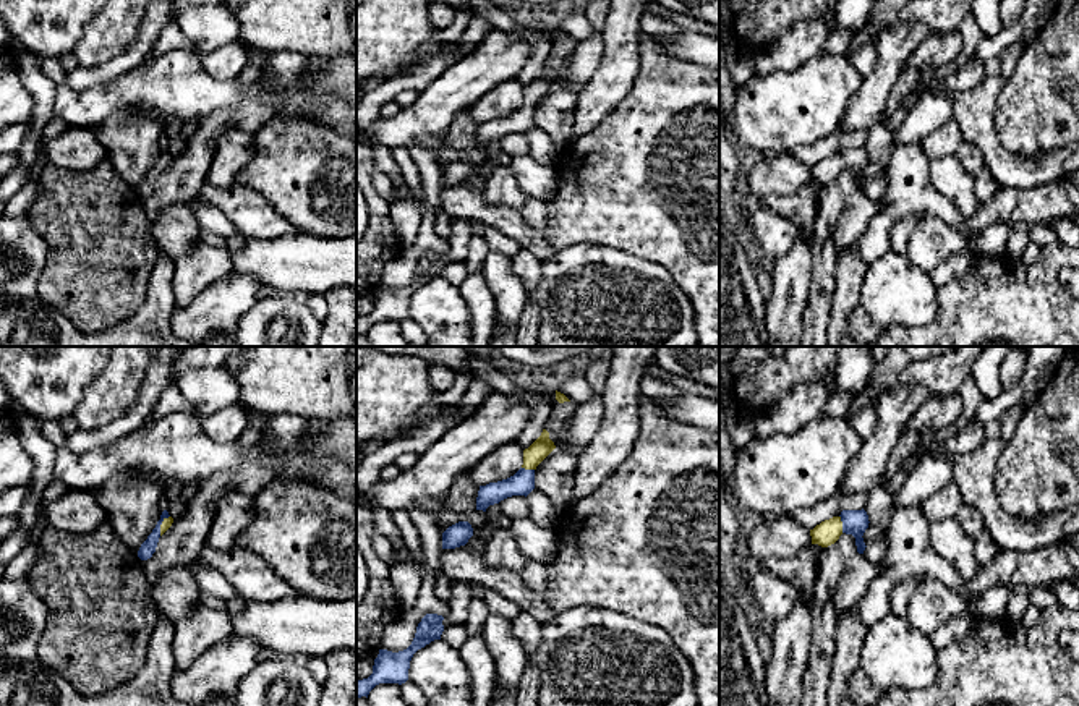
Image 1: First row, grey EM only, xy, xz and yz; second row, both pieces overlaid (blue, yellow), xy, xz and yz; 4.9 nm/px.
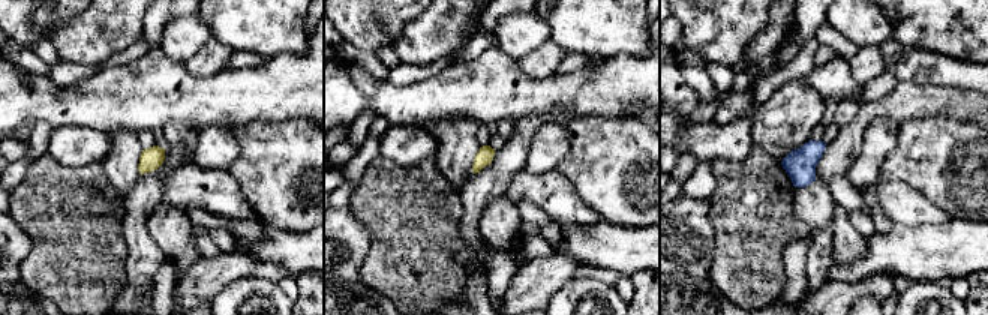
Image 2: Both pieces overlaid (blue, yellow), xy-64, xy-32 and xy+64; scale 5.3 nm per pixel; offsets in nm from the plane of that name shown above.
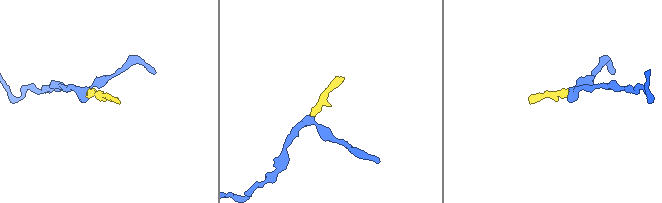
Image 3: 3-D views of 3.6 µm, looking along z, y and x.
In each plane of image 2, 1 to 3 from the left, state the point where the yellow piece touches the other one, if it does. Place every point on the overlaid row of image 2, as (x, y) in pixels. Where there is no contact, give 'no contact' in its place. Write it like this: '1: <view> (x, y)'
1: no contact
2: no contact
3: no contact

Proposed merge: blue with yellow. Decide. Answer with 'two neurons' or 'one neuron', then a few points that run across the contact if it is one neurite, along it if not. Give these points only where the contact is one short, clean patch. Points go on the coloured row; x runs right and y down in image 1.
one neuron; line yz (854, 522), (843, 523), (828, 531)

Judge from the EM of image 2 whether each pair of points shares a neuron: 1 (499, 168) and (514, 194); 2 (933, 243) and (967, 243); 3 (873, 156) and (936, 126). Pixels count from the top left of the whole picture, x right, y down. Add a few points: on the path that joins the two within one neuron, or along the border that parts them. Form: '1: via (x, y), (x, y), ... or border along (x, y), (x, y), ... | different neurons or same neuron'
1: border along (522, 167), (513, 174), (502, 195) | different neurons
2: via (942, 243), (958, 243) | same neuron
3: border along (901, 125), (897, 144), (880, 165), (877, 177) | different neurons

